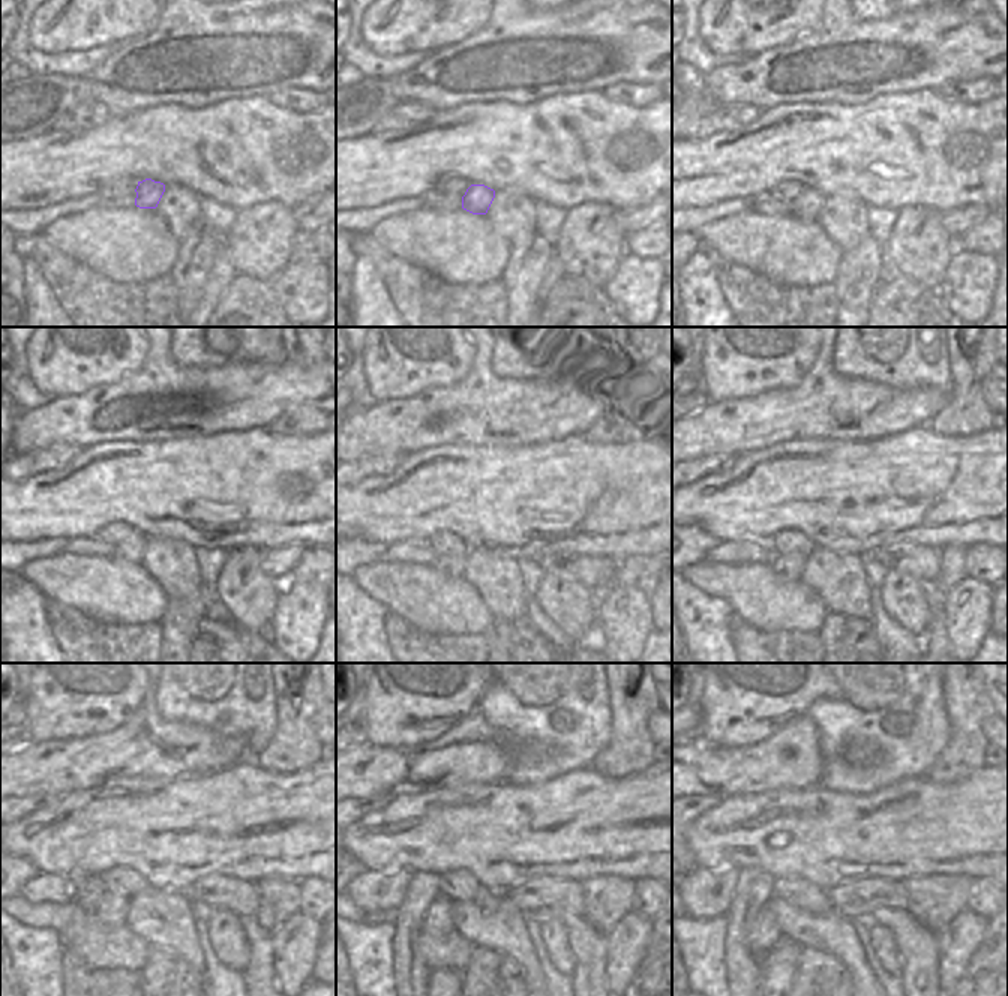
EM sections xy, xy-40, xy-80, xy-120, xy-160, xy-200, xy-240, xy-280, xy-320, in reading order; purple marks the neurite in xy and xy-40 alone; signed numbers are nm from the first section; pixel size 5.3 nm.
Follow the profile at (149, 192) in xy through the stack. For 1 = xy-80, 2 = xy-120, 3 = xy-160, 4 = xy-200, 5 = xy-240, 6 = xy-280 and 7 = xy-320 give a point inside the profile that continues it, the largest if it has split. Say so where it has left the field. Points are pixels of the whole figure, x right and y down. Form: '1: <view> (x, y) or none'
1: xy-80 (806, 207)
2: xy-120 (131, 549)
3: xy-160 (450, 564)
4: xy-200 (789, 567)
5: xy-240 (111, 909)
6: xy-280 (437, 921)
7: xy-320 (764, 932)

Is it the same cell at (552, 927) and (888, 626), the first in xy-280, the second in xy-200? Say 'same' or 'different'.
different

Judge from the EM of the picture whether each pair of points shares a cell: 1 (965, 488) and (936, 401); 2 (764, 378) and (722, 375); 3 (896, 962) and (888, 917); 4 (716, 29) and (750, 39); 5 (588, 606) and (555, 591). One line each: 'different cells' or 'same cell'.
1: different cells
2: same cell
3: different cells
4: same cell
5: same cell

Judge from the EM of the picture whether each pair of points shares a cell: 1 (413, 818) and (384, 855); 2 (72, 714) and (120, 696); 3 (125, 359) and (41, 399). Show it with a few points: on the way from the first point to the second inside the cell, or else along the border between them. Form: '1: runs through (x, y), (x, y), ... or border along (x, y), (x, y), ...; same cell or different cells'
1: runs through (413, 827), (393, 846); same cell
2: runs through (84, 702), (90, 696), (108, 696); same cell
3: border along (27, 366), (30, 380), (53, 398); different cells

